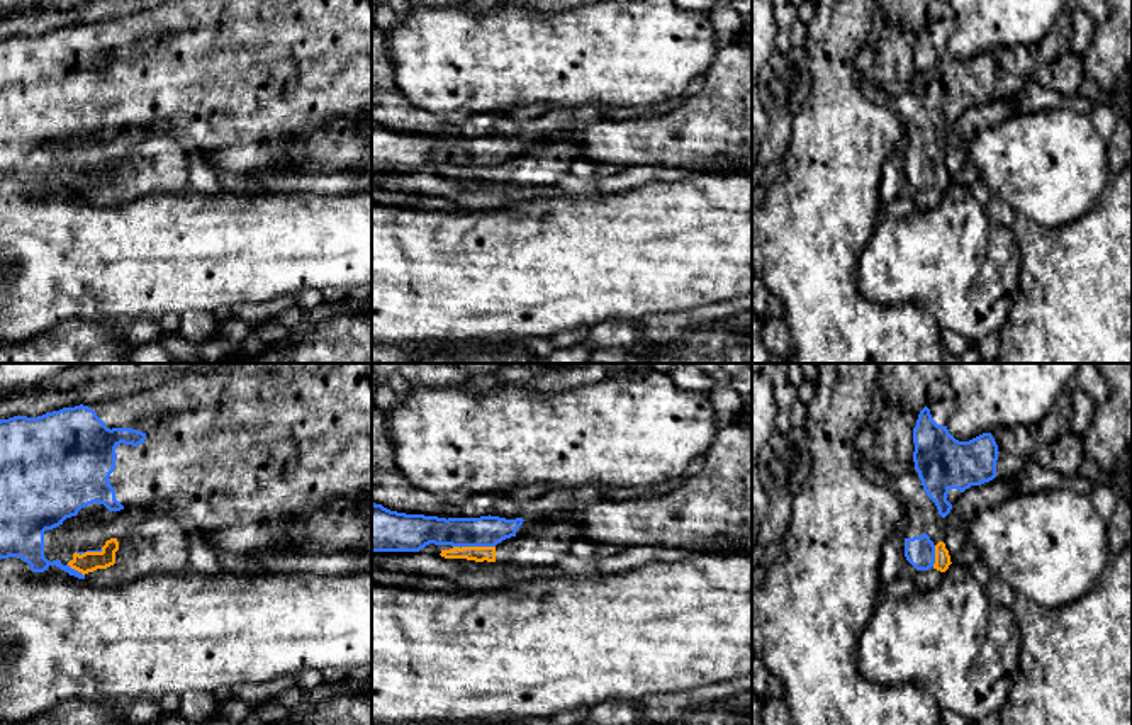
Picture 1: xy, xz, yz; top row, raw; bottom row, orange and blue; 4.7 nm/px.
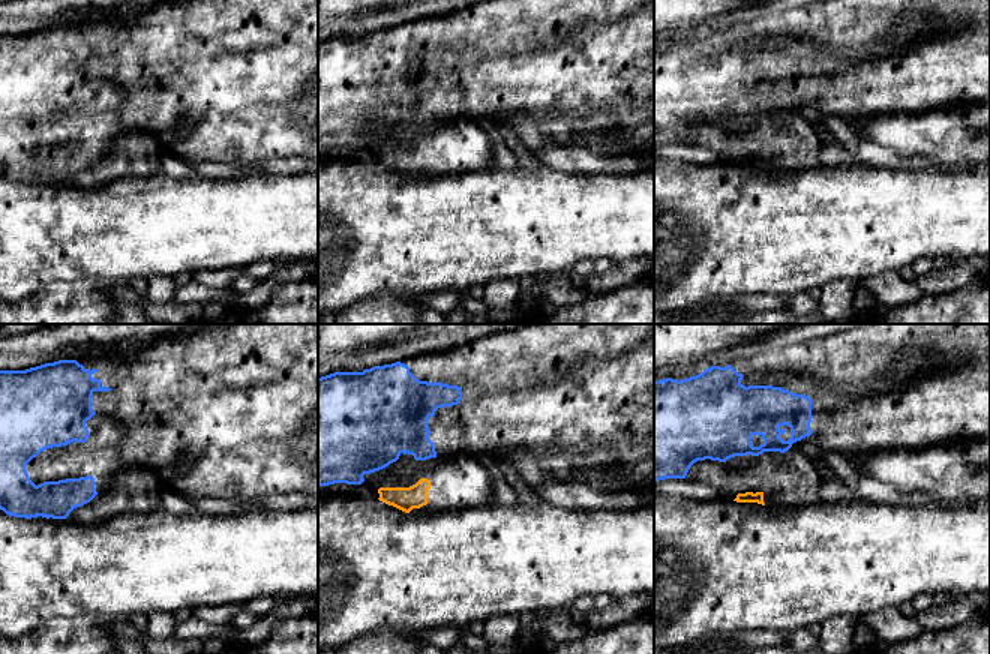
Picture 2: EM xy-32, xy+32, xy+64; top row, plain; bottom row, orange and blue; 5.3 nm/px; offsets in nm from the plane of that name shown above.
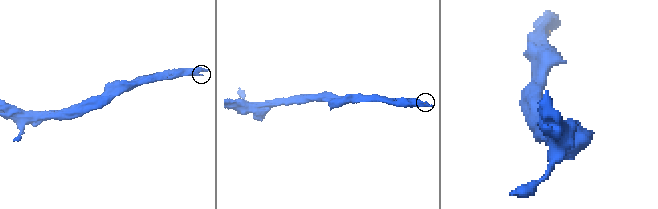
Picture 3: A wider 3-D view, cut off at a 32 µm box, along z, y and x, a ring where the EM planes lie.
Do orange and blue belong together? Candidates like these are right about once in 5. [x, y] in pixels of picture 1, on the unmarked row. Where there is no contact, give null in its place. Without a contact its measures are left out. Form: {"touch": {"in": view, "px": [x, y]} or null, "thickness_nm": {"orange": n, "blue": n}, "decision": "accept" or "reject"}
{"touch": {"in": "xz", "px": [474, 167]}, "thickness_nm": {"orange": 80, "blue": 140}, "decision": "reject"}

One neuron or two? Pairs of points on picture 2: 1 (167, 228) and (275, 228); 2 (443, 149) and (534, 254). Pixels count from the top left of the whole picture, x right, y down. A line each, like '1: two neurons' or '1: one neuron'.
1: one neuron
2: two neurons

